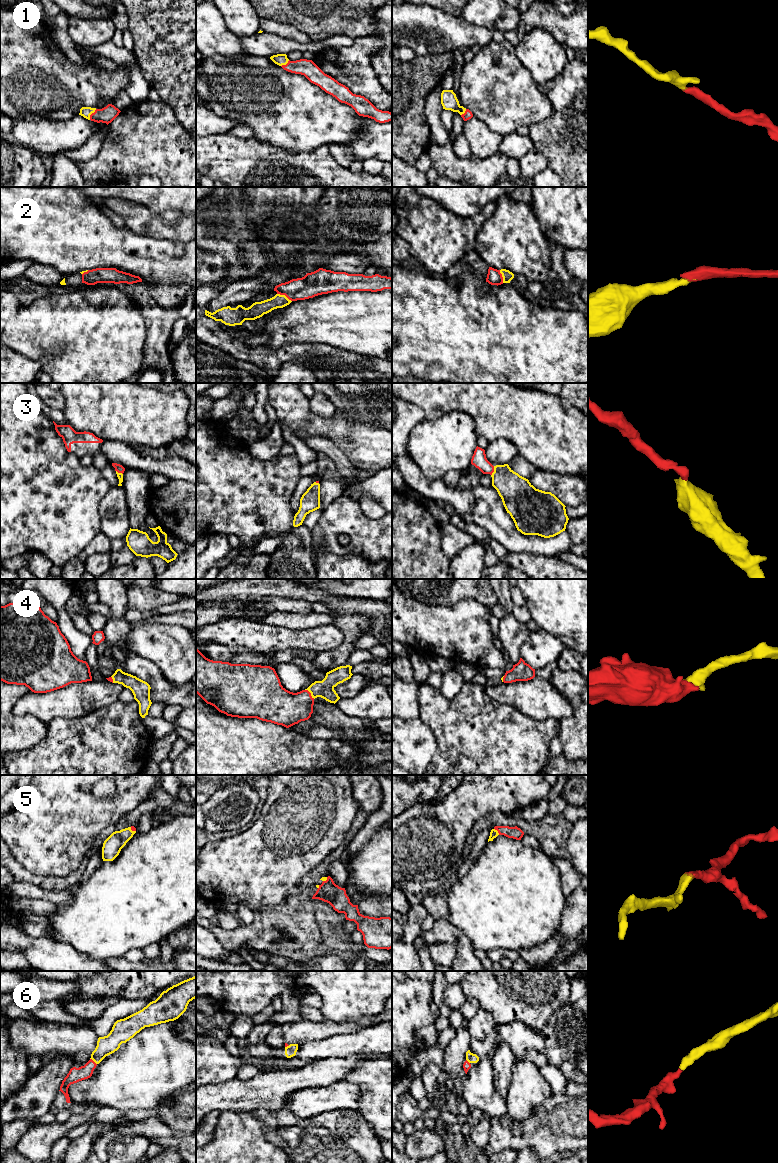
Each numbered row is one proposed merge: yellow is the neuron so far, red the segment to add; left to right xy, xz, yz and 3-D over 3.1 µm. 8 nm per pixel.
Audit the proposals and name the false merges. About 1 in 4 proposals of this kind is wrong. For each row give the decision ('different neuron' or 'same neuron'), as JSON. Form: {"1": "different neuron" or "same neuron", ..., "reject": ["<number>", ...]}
{"1": "same neuron", "2": "same neuron", "3": "same neuron", "4": "same neuron", "5": "same neuron", "6": "same neuron", "reject": []}

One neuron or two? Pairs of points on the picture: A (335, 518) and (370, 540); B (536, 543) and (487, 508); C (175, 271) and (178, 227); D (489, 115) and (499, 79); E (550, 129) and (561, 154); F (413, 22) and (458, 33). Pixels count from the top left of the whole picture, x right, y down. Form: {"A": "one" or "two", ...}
{"A": "one", "B": "one", "C": "two", "D": "one", "E": "one", "F": "one"}

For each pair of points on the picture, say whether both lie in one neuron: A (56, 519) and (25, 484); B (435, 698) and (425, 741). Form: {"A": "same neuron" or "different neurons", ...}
{"A": "same neuron", "B": "different neurons"}

